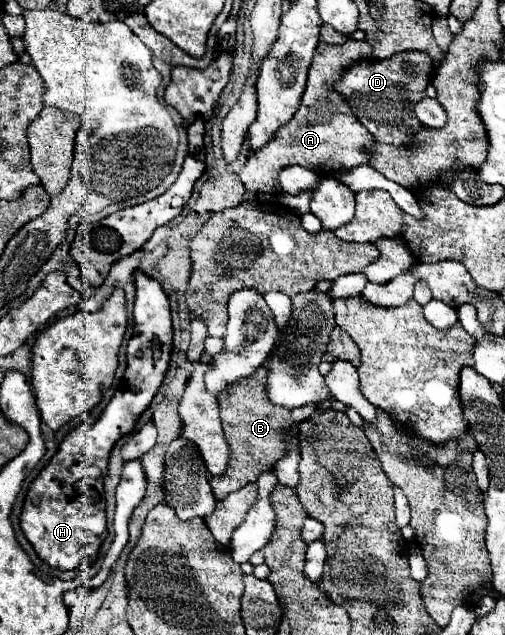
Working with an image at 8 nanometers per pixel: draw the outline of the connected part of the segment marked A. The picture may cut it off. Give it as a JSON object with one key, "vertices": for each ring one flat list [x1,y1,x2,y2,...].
{"vertices":[[349,38,341,46,329,46,323,42,317,46,299,110,283,128,273,134,273,138,263,148,251,150,247,154,247,162,241,168,239,178,249,192,277,196,281,192,277,176,285,166,291,164,315,170,321,178,331,176,335,168,355,168,367,164,365,148,373,142,373,136,369,136,369,132,365,132,365,126,357,122,357,118,349,110,349,104,345,104,345,98,333,90,337,76,341,76,347,66,363,58,369,58,369,46,353,38]]}

